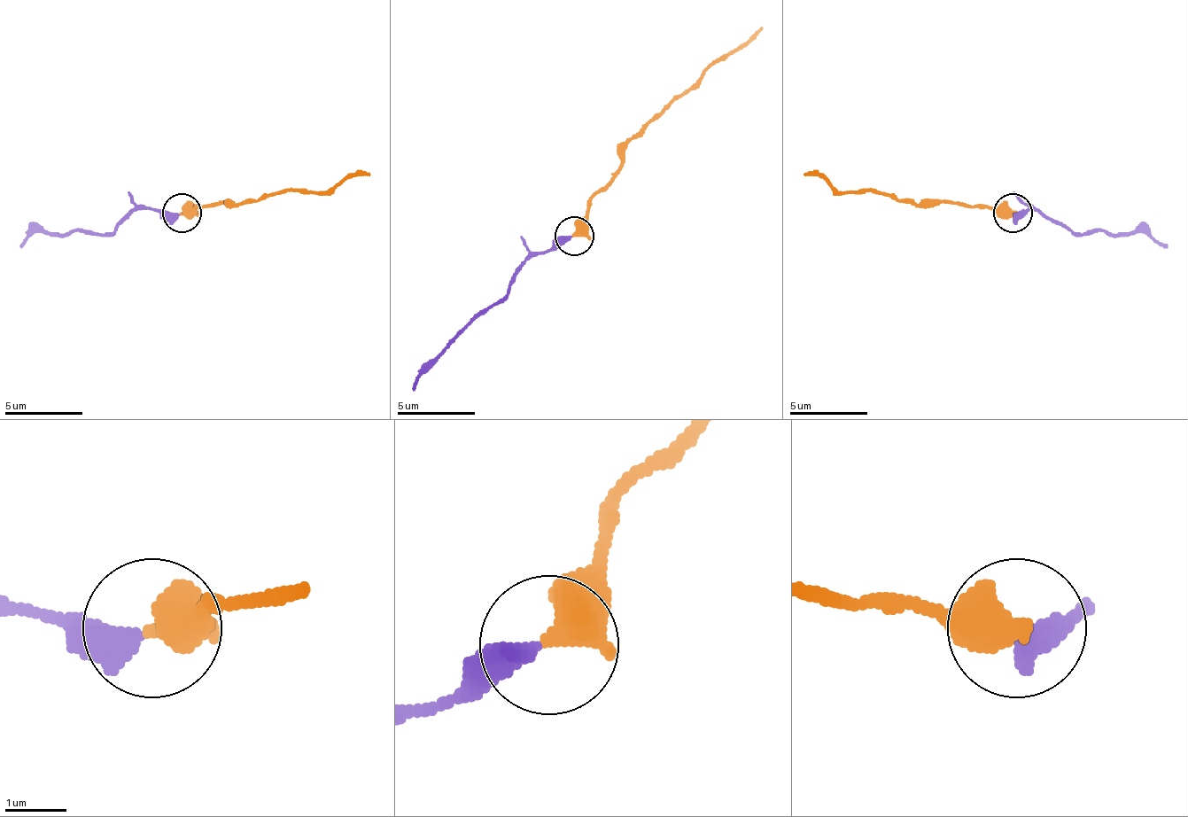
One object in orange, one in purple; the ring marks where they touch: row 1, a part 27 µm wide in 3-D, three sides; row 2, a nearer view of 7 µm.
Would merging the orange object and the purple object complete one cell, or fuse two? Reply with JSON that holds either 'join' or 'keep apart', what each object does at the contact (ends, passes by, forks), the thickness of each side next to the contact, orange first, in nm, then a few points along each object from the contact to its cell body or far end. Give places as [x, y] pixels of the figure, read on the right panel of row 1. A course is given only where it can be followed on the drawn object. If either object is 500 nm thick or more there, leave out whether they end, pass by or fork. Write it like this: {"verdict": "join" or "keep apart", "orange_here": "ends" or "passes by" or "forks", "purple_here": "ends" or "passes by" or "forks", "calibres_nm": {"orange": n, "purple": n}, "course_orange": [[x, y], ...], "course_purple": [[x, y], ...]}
{"verdict": "keep apart", "calibres_nm": {"orange": 550, "purple": 440}, "course_orange": [[1012, 213], [977, 206], [836, 190], [804, 175]], "course_purple": [[1012, 213], [1036, 210], [1075, 233], [1145, 233], [1168, 249]]}

